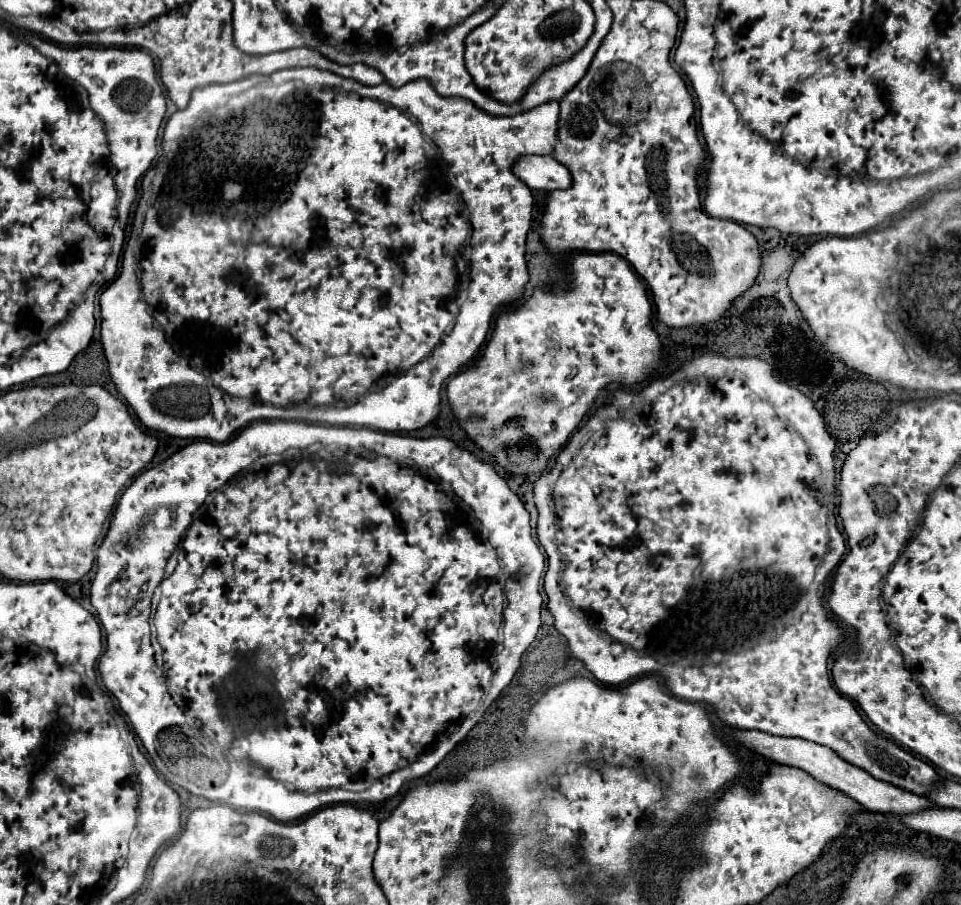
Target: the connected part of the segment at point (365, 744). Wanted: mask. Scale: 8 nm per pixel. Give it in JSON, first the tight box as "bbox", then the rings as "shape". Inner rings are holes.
{"bbox":[90,421,545,823],"shape":[[[259,421],[259,423],[251,423],[249,427],[241,429],[231,441],[225,441],[225,443],[211,443],[211,441],[197,441],[197,443],[191,443],[191,445],[183,447],[181,451],[177,451],[175,455],[171,455],[167,461],[163,461],[163,463],[159,463],[157,467],[147,469],[145,473],[141,473],[141,475],[125,489],[125,493],[121,495],[119,505],[117,505],[117,511],[115,511],[115,515],[113,515],[113,521],[111,521],[111,527],[109,527],[109,529],[111,529],[111,539],[105,539],[105,543],[101,543],[101,547],[97,549],[97,575],[95,575],[93,585],[91,585],[90,589],[90,601],[95,608],[97,620],[101,627],[105,629],[105,635],[107,635],[107,651],[105,651],[103,657],[99,659],[99,671],[101,671],[101,677],[103,677],[106,690],[117,697],[119,707],[123,709],[123,713],[127,715],[131,727],[133,727],[135,733],[139,735],[143,747],[147,749],[149,757],[153,759],[153,765],[157,767],[157,771],[159,771],[165,779],[169,779],[171,783],[175,783],[175,785],[179,785],[179,787],[191,791],[193,795],[201,795],[201,797],[211,799],[211,801],[223,801],[225,805],[229,805],[229,807],[233,807],[233,809],[237,809],[237,811],[243,811],[243,813],[251,813],[251,811],[265,813],[265,815],[269,815],[269,817],[273,817],[273,819],[277,819],[277,821],[283,821],[283,823],[301,819],[301,817],[305,817],[305,815],[309,815],[309,813],[313,813],[313,811],[317,811],[317,809],[321,809],[321,807],[329,807],[329,805],[337,805],[337,803],[357,803],[357,801],[371,801],[371,803],[377,803],[377,801],[383,801],[383,799],[395,795],[395,793],[401,789],[401,785],[403,785],[405,781],[427,775],[427,773],[429,773],[429,771],[431,771],[431,769],[433,769],[433,767],[435,767],[435,765],[437,765],[437,763],[439,763],[439,761],[441,761],[441,759],[443,759],[443,757],[445,757],[445,755],[469,733],[469,731],[471,731],[471,727],[477,723],[477,719],[485,713],[485,707],[489,707],[489,705],[499,697],[501,691],[511,683],[511,679],[515,677],[515,673],[517,673],[517,669],[519,669],[521,655],[523,655],[525,649],[533,643],[533,639],[535,639],[535,635],[537,635],[537,629],[539,629],[539,625],[541,625],[539,613],[541,613],[541,605],[543,605],[543,597],[541,597],[541,579],[543,579],[543,573],[545,573],[545,557],[543,557],[539,545],[537,545],[535,539],[533,539],[533,531],[531,531],[531,523],[529,523],[529,513],[527,513],[527,509],[523,507],[521,499],[507,487],[505,479],[499,477],[491,465],[479,461],[475,455],[471,455],[469,451],[457,447],[453,441],[449,441],[449,439],[445,439],[445,437],[417,439],[417,437],[407,437],[407,435],[397,435],[397,433],[383,433],[383,431],[375,431],[375,429],[367,429],[367,427],[309,425],[309,423],[303,423],[303,421]],[[327,445],[339,445],[341,449],[335,449],[333,453],[331,453],[331,451],[327,453],[327,451],[323,449],[323,451],[317,453],[318,449],[327,447]],[[290,454],[294,455],[292,458],[297,458],[297,463],[295,463],[295,465],[287,465]],[[501,567],[503,567],[503,575],[505,575],[505,597],[507,597],[507,601],[509,601],[509,603],[504,604],[505,617],[502,618],[505,619],[505,621],[502,622],[501,609],[503,609],[503,591],[501,591],[501,585],[499,585],[499,581],[497,581],[497,575],[499,575]],[[158,641],[159,645],[161,645],[161,649],[163,649],[163,655],[155,654],[153,647],[158,645]],[[189,719],[199,721],[199,723],[201,723],[201,731],[203,731],[206,736],[200,733],[197,734],[197,729],[191,727]],[[397,769],[399,769],[399,777],[385,779],[385,785],[371,785],[369,789],[359,791],[359,793],[345,791],[345,789],[331,789],[331,787],[343,787],[343,785],[347,785],[347,783],[351,783],[351,781],[369,781],[369,783],[373,783],[373,781],[377,781],[377,779],[381,779],[381,777],[385,777],[385,775],[389,775],[389,773],[393,773],[393,771],[397,771]]]}

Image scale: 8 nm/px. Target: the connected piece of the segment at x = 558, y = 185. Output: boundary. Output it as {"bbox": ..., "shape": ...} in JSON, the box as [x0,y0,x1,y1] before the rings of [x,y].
{"bbox":[513,157,573,191],"shape":[[[519,157],[519,161],[513,167],[513,173],[535,191],[569,189],[573,185],[571,171],[553,157]]]}

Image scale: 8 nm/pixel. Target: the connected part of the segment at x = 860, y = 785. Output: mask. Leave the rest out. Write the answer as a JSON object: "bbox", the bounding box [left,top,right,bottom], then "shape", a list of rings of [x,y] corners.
{"bbox":[729,731,935,815],"shape":[[[729,731],[729,737],[733,737],[739,743],[755,749],[757,753],[773,759],[775,763],[791,765],[791,767],[799,767],[799,769],[807,771],[817,781],[821,781],[821,783],[825,783],[833,789],[839,789],[841,793],[855,799],[857,803],[861,803],[869,811],[893,813],[893,815],[911,815],[911,813],[919,813],[919,811],[925,811],[929,807],[935,807],[927,797],[917,797],[913,793],[905,793],[903,789],[897,789],[895,785],[889,785],[885,781],[877,781],[873,775],[869,775],[861,767],[843,761],[833,749],[817,745],[813,741],[775,737],[775,735],[767,735],[767,733],[761,733],[761,731]]]}

